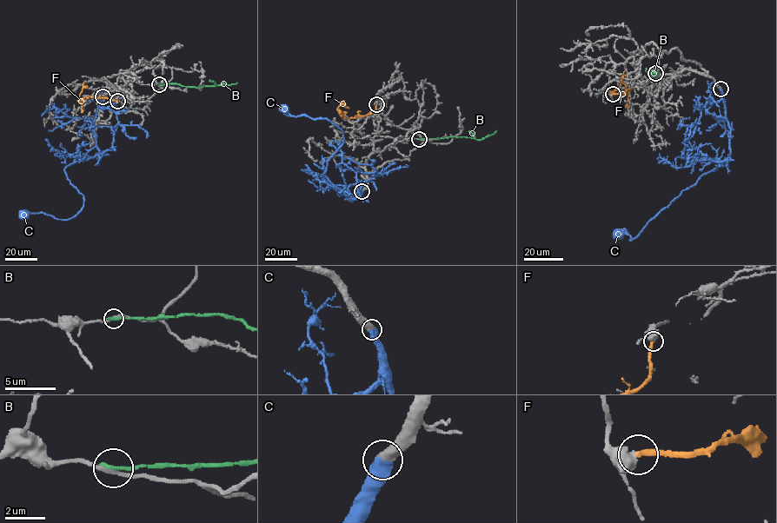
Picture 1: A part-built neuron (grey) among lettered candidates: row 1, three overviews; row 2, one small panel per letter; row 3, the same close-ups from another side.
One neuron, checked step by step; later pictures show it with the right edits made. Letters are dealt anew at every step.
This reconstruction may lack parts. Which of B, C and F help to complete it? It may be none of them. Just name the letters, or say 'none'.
C

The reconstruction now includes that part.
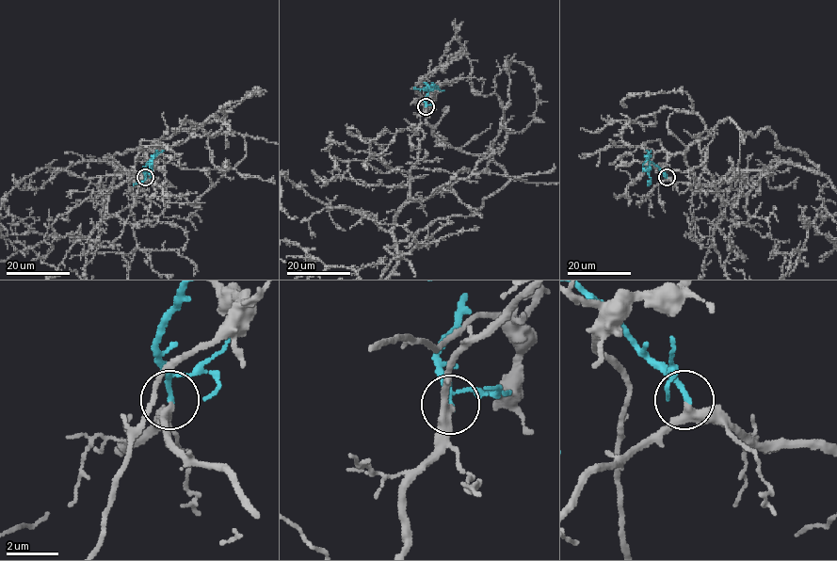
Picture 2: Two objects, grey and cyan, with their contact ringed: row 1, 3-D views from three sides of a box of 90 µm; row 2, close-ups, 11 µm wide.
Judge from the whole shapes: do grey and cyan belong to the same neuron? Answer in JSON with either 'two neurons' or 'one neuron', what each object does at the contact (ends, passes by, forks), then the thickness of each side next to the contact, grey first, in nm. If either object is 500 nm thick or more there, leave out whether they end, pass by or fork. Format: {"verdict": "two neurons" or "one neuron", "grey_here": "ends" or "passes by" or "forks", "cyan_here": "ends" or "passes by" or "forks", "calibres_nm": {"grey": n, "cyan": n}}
{"verdict": "one neuron", "grey_here": "passes by", "cyan_here": "passes by", "calibres_nm": {"grey": 300, "cyan": 140}}

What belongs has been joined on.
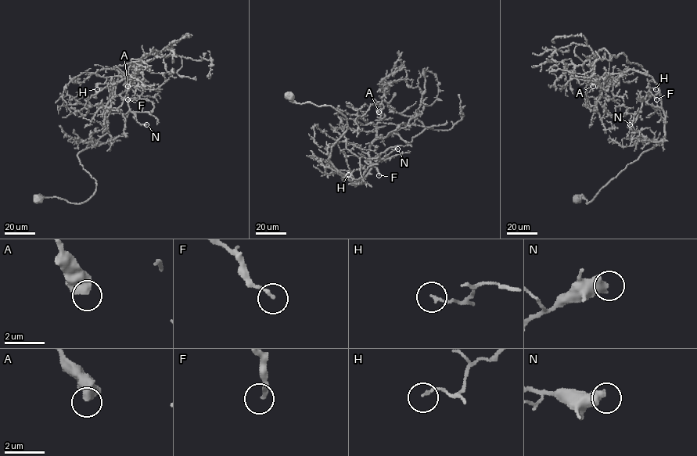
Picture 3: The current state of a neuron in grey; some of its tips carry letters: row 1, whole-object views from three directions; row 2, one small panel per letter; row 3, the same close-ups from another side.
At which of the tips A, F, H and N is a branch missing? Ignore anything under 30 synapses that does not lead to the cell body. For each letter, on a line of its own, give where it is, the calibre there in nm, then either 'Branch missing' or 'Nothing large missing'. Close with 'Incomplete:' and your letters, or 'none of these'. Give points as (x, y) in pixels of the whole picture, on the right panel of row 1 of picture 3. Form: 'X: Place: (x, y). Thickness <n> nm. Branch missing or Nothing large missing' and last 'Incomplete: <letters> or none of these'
A: Place: (593, 86). Thickness 420 nm. Branch missing
F: Place: (656, 99). Thickness 170 nm. Nothing large missing
H: Place: (655, 89). Thickness 130 nm. Nothing large missing
N: Place: (630, 124). Thickness 550 nm. Nothing large missing
Incomplete: A

